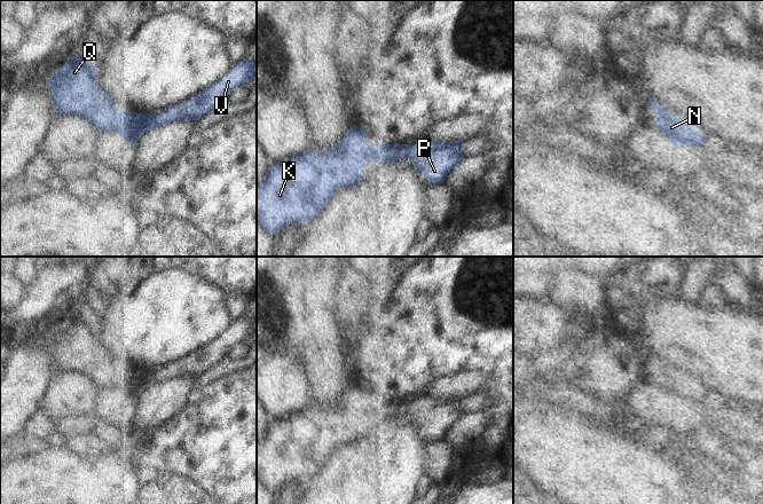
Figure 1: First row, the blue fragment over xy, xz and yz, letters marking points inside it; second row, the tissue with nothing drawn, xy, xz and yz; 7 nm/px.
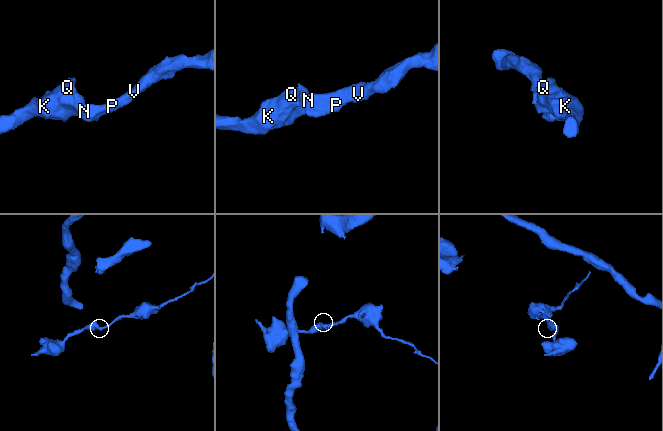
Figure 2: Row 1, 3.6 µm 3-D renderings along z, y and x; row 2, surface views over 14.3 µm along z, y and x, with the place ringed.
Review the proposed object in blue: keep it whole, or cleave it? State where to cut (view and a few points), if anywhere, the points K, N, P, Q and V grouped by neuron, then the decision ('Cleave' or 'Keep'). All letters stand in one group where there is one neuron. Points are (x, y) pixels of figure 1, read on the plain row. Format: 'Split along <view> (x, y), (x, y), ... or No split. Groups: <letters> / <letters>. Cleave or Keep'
No split. Groups: K N P Q V. Keep

